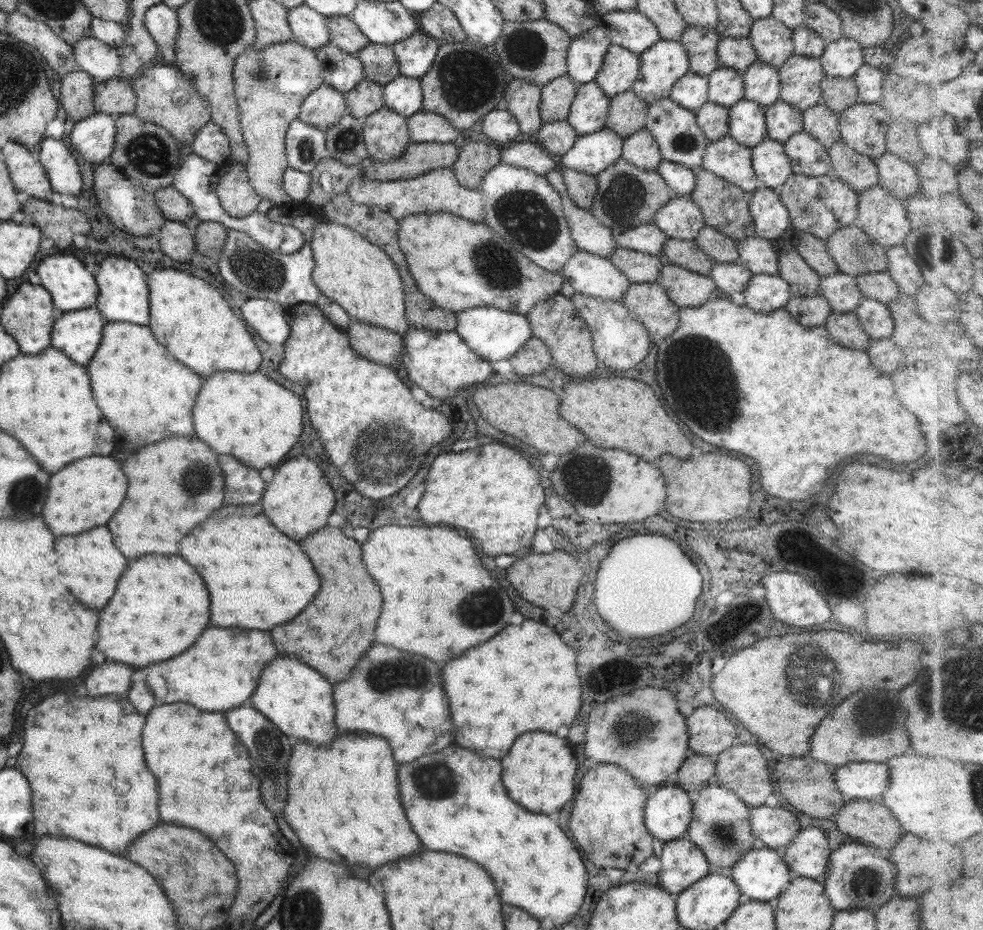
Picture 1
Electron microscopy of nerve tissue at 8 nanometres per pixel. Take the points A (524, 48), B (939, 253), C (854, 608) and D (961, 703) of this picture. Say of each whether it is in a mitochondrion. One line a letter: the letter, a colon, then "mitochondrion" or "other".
A: mitochondrion
B: mitochondrion
C: other
D: mitochondrion

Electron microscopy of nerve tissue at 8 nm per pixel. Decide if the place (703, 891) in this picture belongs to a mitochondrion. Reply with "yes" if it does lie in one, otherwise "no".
no

